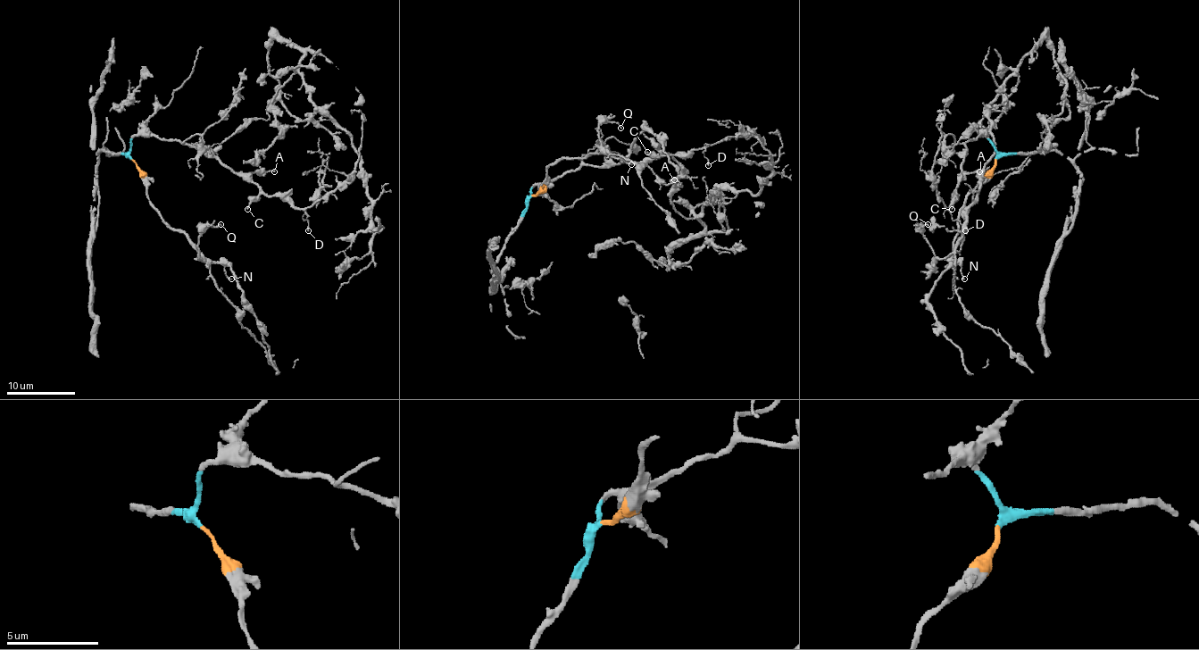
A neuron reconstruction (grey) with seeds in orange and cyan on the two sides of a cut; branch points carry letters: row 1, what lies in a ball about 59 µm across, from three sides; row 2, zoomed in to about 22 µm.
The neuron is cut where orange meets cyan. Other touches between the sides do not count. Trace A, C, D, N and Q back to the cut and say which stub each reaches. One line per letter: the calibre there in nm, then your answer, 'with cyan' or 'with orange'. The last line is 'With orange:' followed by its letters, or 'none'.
A: 130 nm thick; with cyan
C: 140 nm thick; with cyan
D: 130 nm thick; with cyan
N: 130 nm thick; with orange
Q: 150 nm thick; with orange
With orange: N, Q

